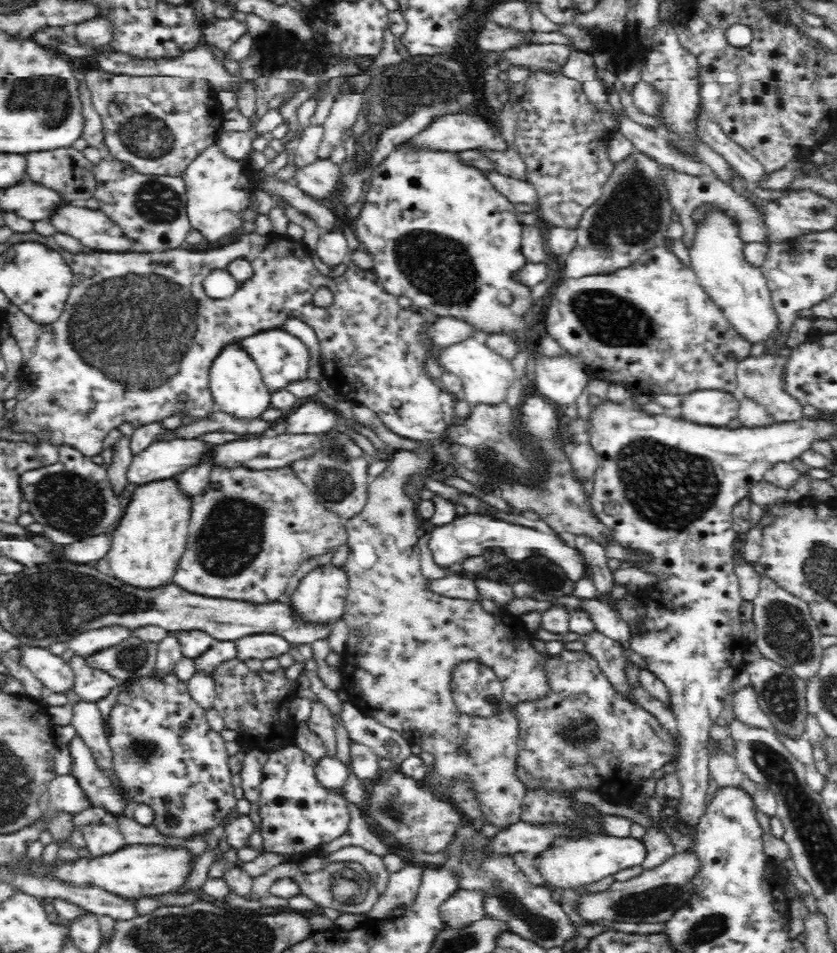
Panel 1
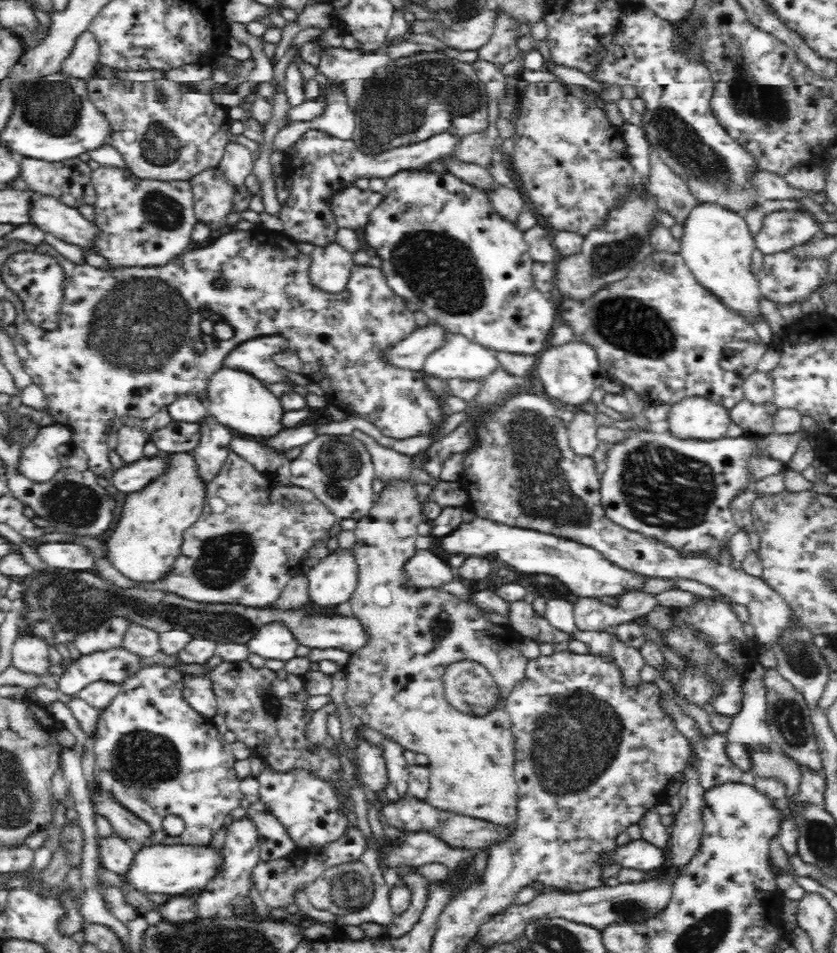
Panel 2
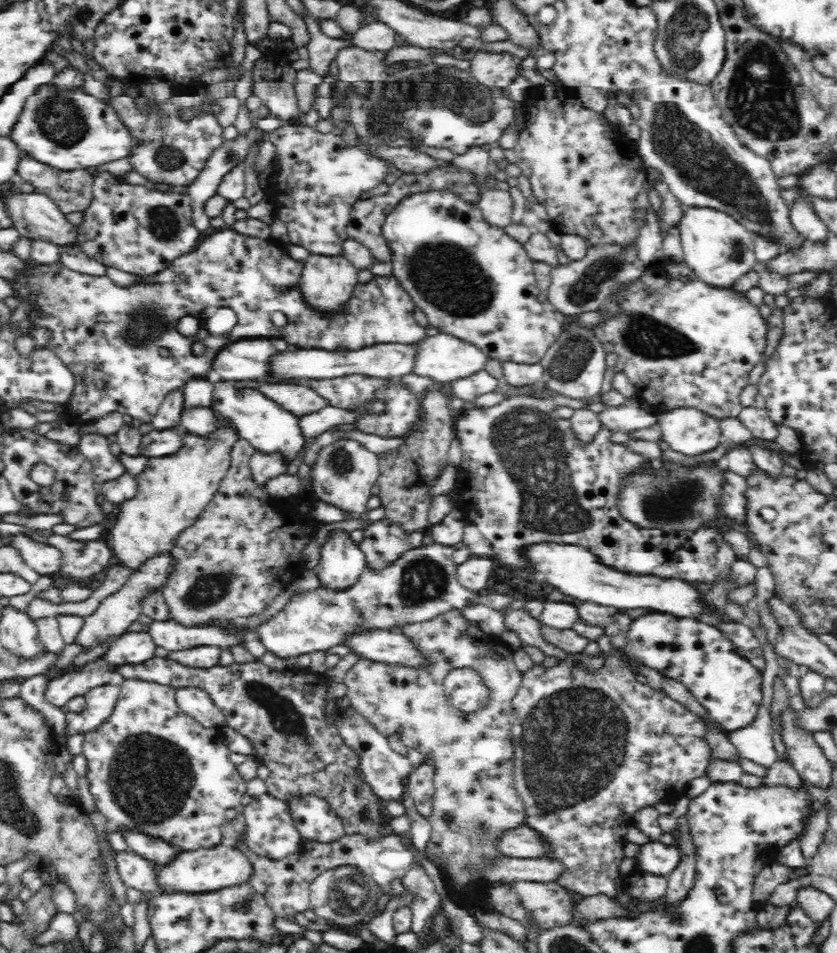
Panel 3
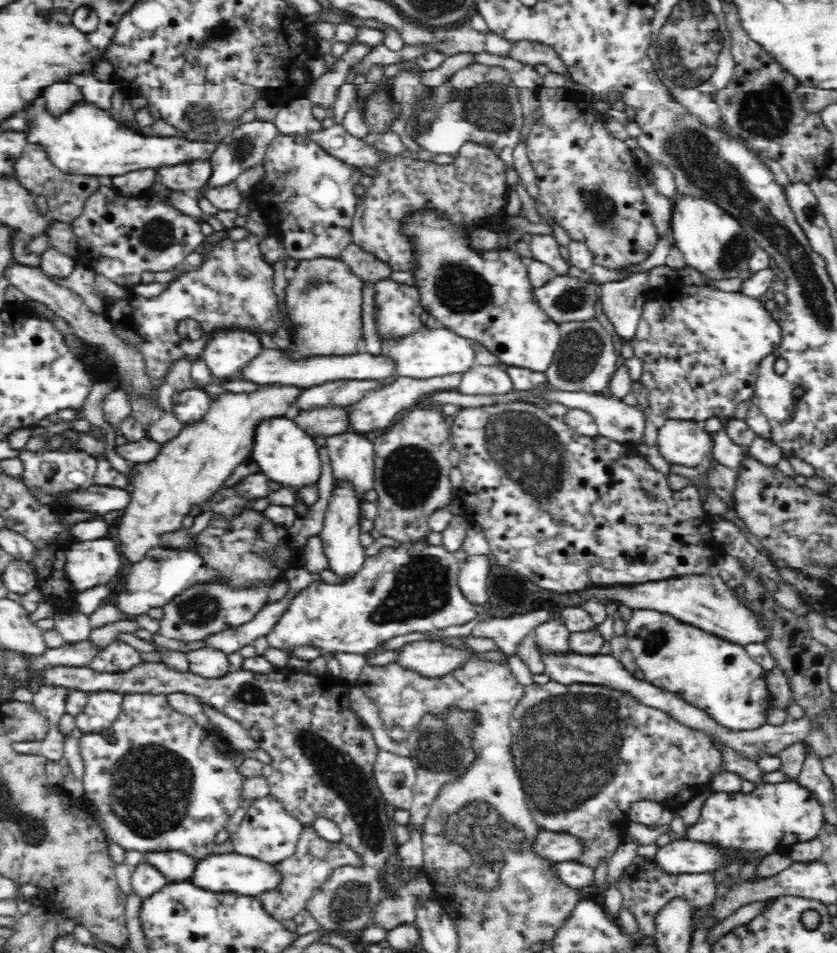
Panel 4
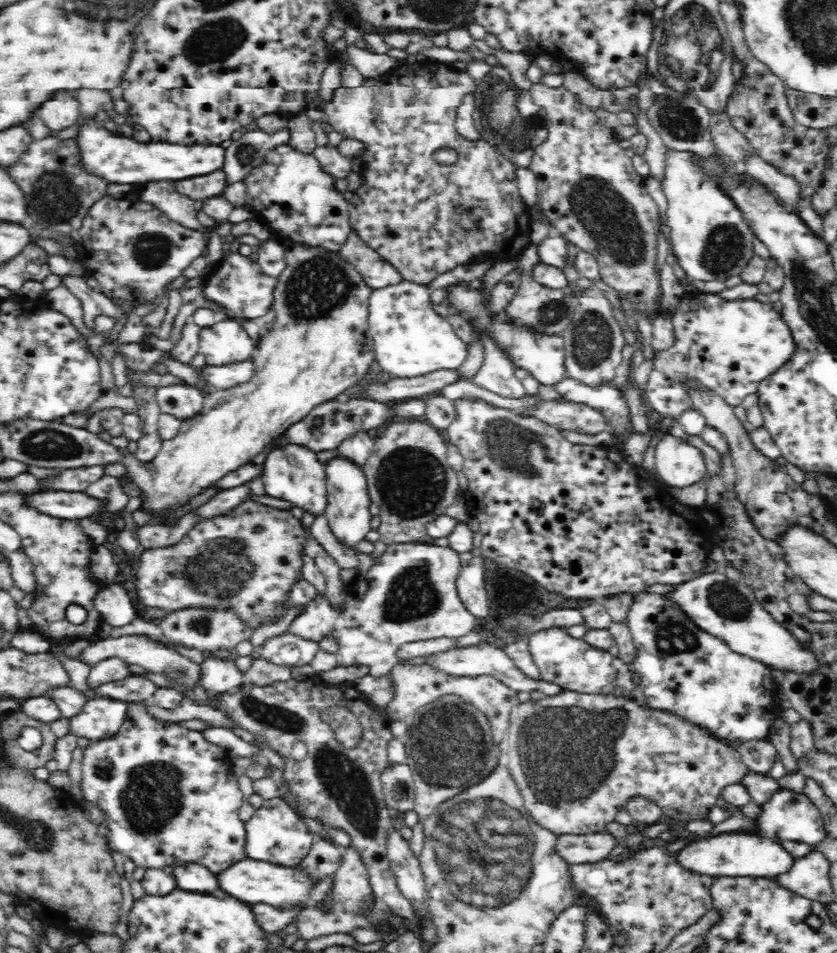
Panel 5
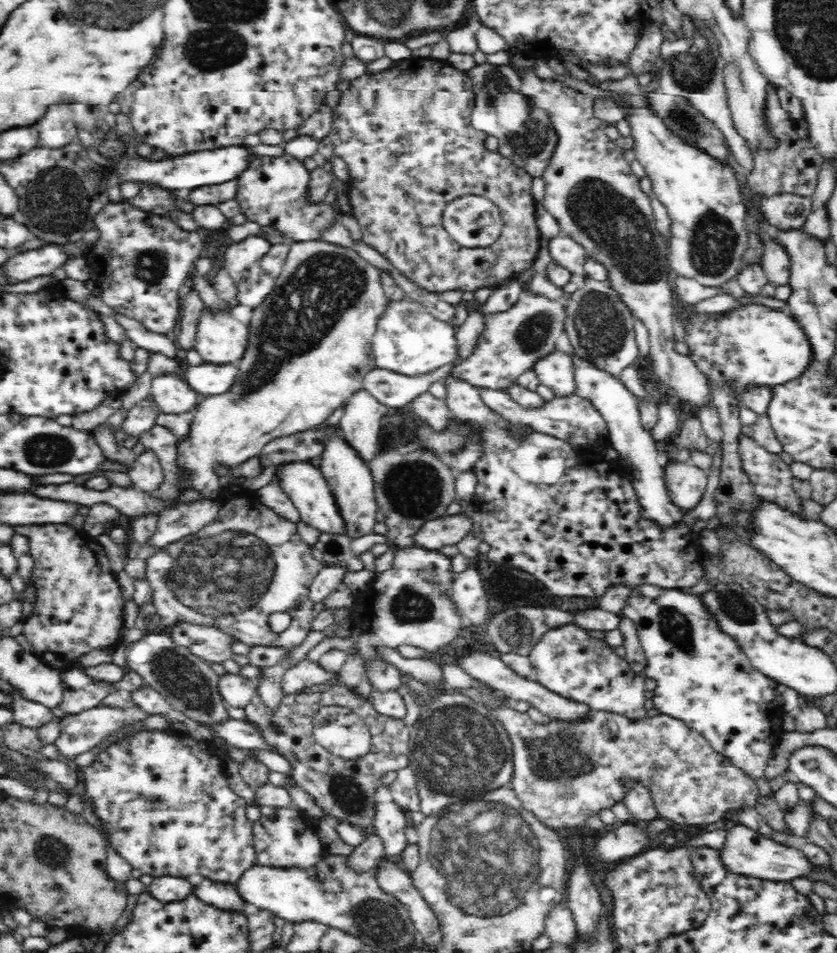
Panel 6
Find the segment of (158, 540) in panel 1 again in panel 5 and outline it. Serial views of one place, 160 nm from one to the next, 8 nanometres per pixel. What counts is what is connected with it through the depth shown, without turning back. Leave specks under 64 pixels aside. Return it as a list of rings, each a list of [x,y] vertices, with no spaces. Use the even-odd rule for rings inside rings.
[[[288,246],[286,268],[278,276],[278,286],[274,289],[274,310],[278,316],[274,320],[274,330],[262,338],[260,352],[254,356],[258,358],[256,376],[250,382],[226,390],[207,390],[202,410],[192,418],[181,421],[178,434],[162,441],[160,450],[150,462],[140,462],[126,450],[121,464],[128,470],[129,480],[140,491],[140,509],[152,516],[147,525],[174,522],[174,510],[213,487],[226,474],[250,463],[268,444],[284,434],[291,424],[306,416],[314,405],[336,399],[340,393],[358,384],[366,372],[376,366],[368,322],[371,289],[363,283],[354,266],[340,258],[337,252],[328,252],[316,246]]]

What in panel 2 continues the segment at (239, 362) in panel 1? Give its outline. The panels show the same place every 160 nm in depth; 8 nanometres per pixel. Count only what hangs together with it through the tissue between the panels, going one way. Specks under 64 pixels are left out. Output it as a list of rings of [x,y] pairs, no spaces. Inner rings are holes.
[[[223,365],[211,376],[207,393],[208,414],[234,433],[267,439],[285,428],[280,422],[284,412],[280,398],[272,394],[266,388],[266,383],[250,374],[250,371]]]

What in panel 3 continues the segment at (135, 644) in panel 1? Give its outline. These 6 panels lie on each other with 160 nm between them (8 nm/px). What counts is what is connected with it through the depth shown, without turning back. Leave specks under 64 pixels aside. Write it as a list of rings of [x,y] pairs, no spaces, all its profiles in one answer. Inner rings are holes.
[[[99,656],[66,674],[50,679],[46,688],[46,699],[58,707],[65,704],[75,696],[84,696],[88,690],[95,686],[108,684],[118,674],[120,665],[115,665]]]

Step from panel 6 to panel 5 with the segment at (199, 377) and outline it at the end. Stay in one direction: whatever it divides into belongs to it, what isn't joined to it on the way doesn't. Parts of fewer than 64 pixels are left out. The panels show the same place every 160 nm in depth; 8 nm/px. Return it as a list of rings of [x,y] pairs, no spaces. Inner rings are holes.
[[[252,358],[240,363],[224,366],[204,366],[202,377],[206,379],[207,390],[226,390],[244,382],[250,382],[256,376],[256,364]]]

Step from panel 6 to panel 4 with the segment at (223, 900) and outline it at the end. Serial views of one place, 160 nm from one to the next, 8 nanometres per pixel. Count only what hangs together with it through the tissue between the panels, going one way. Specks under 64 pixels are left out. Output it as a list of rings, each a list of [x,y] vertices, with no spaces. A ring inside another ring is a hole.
[[[146,851],[142,861],[155,866],[169,882],[188,881],[196,859],[182,851]]]

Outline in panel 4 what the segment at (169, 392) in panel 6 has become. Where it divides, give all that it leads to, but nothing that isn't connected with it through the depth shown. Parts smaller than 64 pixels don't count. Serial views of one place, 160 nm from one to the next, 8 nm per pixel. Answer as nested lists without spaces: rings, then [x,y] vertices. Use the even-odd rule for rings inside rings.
[[[193,386],[191,389],[184,390],[184,392],[174,394],[174,410],[172,413],[186,425],[196,424],[208,414],[211,400],[212,396]]]

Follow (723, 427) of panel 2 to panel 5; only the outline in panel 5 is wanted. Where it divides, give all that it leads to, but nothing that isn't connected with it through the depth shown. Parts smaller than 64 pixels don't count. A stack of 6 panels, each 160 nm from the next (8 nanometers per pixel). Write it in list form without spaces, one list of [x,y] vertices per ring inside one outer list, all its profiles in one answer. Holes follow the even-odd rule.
[[[666,432],[655,447],[657,473],[664,487],[684,488],[706,474],[702,451],[684,435]]]

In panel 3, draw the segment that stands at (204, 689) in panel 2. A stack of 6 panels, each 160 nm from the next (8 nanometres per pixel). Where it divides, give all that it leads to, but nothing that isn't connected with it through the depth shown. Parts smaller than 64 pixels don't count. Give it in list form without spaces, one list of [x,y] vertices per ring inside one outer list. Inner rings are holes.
[[[196,686],[177,688],[175,695],[180,709],[202,723],[202,726],[225,728],[224,713],[204,689]]]

